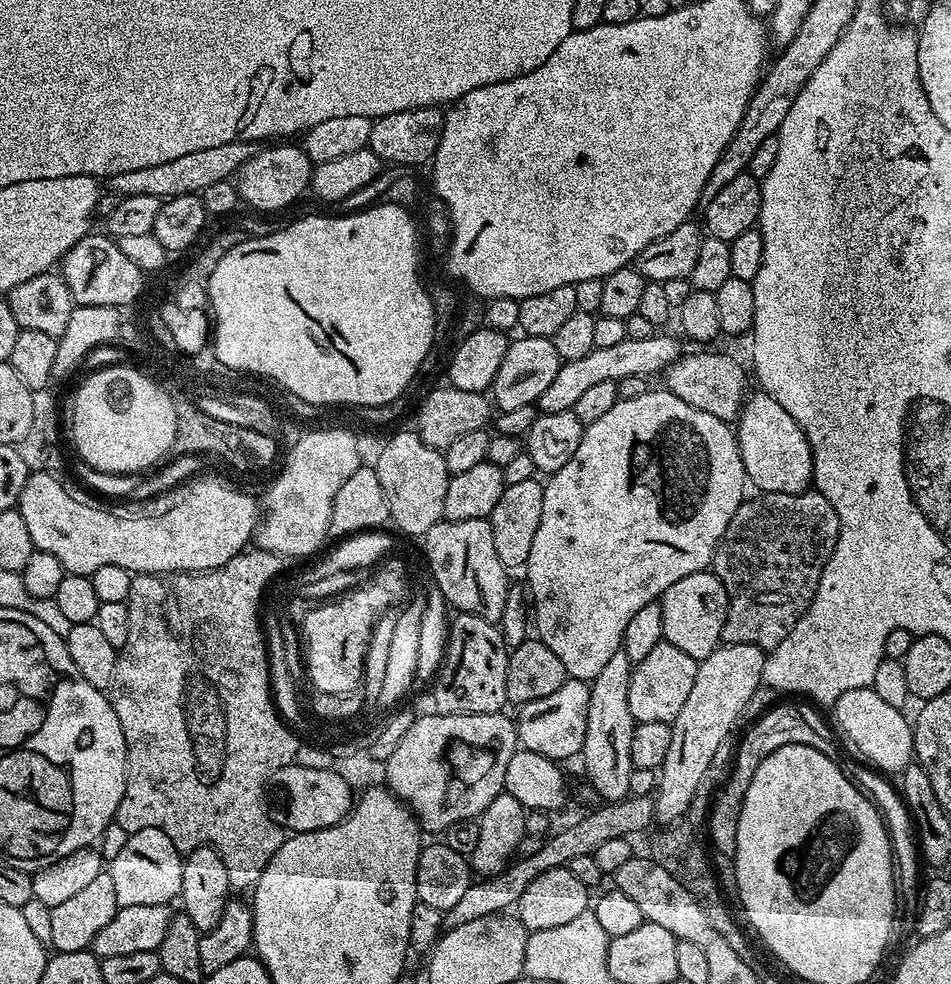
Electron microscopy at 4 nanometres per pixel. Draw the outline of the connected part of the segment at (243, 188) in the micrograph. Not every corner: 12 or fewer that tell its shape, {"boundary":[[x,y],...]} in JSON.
{"boundary":[[296,142],[264,146],[235,172],[239,199],[288,208],[312,183]]}

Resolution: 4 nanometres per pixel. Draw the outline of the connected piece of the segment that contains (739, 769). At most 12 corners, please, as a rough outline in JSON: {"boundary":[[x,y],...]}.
{"boundary":[[777,703],[743,729],[708,814],[713,853],[736,855],[754,770],[774,750],[812,744],[812,724]]}

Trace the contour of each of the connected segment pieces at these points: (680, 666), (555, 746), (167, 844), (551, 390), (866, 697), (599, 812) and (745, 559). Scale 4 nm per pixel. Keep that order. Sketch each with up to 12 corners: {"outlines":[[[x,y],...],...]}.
{"outlines":[[[661,642],[631,669],[636,724],[676,719],[699,663]],[[568,678],[519,705],[519,747],[557,762],[579,757],[590,692]],[[157,828],[107,865],[126,906],[171,905],[182,853]],[[672,336],[623,340],[561,363],[539,411],[570,412],[596,383],[660,374]],[[870,686],[831,705],[848,748],[881,773],[913,763],[912,724]],[[629,795],[553,831],[530,857],[473,882],[443,913],[451,929],[519,905],[526,886],[609,838],[654,824],[652,796]],[[822,493],[738,506],[721,641],[777,648],[838,542]]]}

